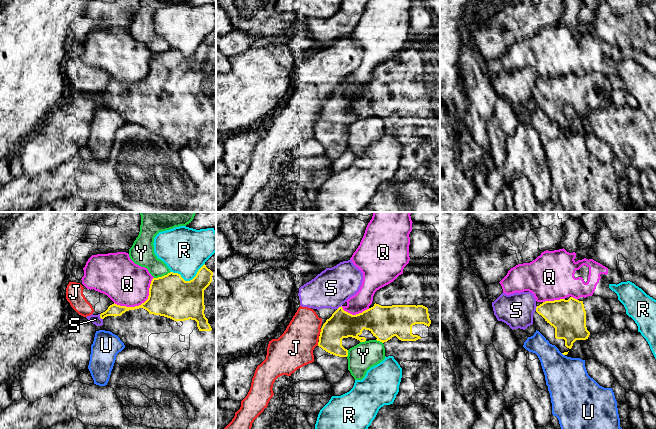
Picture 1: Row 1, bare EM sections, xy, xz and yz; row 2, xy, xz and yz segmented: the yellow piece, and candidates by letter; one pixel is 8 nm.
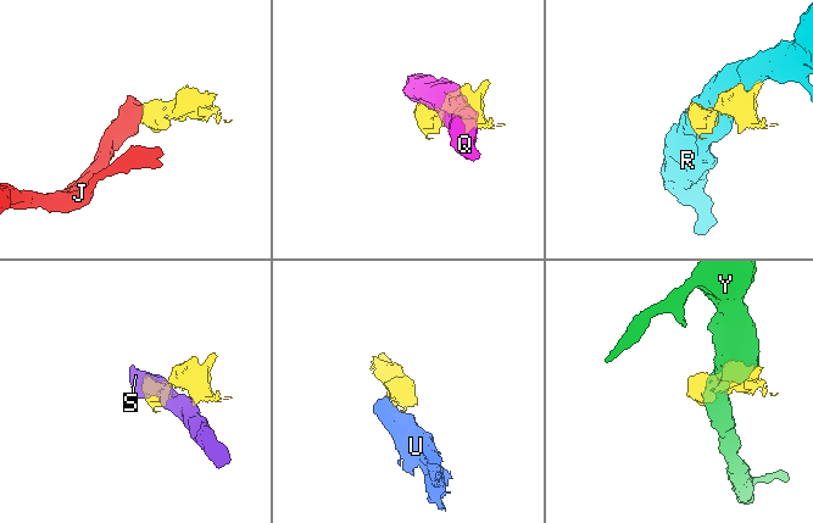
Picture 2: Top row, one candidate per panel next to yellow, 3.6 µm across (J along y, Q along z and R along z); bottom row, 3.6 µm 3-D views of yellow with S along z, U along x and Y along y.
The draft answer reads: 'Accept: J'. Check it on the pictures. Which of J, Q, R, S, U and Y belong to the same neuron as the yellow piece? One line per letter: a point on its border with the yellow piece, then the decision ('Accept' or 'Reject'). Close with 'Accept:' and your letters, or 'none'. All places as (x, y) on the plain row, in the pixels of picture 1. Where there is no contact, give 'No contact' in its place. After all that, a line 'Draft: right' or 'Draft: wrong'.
J: Touches yellow at xz (320, 108). Reject
Q: Touches yellow at xy (142, 79). Reject
R: Touches yellow at xy (188, 57). Reject
S: Touches yellow at xy (100, 93). Reject
U: Touches yellow at yz (563, 130). Reject
Y: Touches yellow at xy (162, 52). Reject
Accept: none
Draft: wrong

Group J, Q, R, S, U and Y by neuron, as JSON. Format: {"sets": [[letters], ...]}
{"sets": [["J", "S"], ["Q"], ["R"], ["U"], ["Y"]]}

